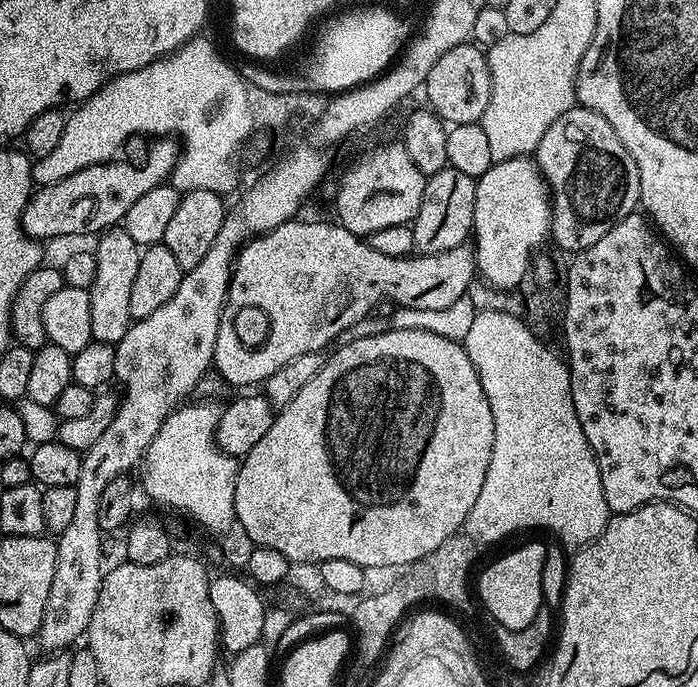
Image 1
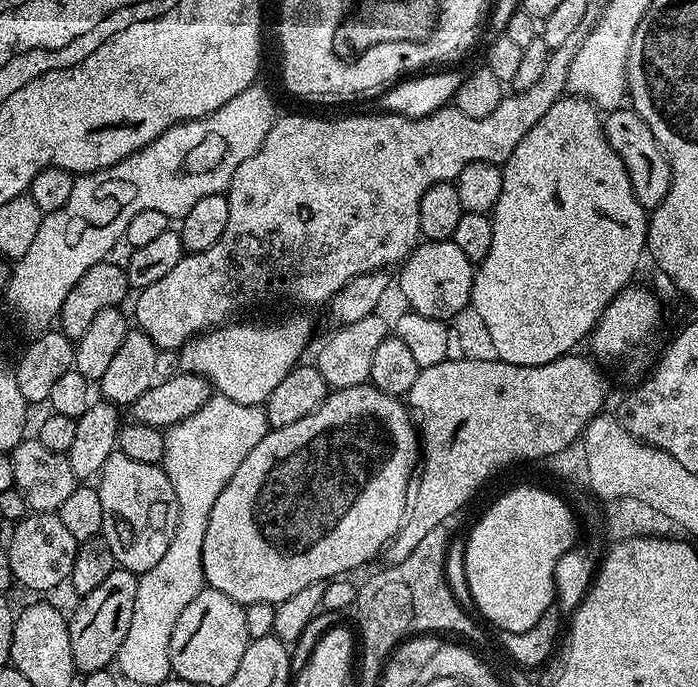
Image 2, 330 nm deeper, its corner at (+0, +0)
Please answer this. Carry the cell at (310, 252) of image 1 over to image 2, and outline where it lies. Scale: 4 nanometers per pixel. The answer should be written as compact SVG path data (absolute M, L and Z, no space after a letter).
M288 316L285 320L280 320L277 324L236 324L240 322L229 322L220 325L219 328L209 328L207 332L201 332L194 340L189 340L183 348L179 349L180 368L185 372L193 372L195 376L202 376L219 395L226 398L234 398L234 402L242 402L243 404L259 404L263 405L265 400L270 398L270 394L274 391L274 386L278 386L278 382L282 382L282 378L286 378L286 374L290 374L292 369L301 363L304 351L308 348L308 343L312 340L312 320L308 316Z

